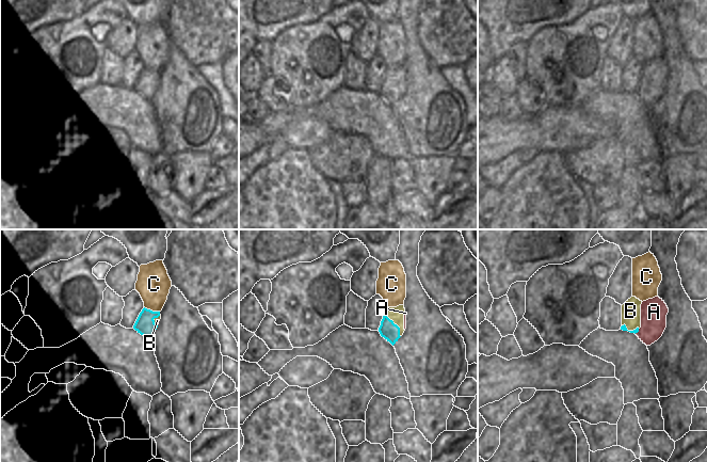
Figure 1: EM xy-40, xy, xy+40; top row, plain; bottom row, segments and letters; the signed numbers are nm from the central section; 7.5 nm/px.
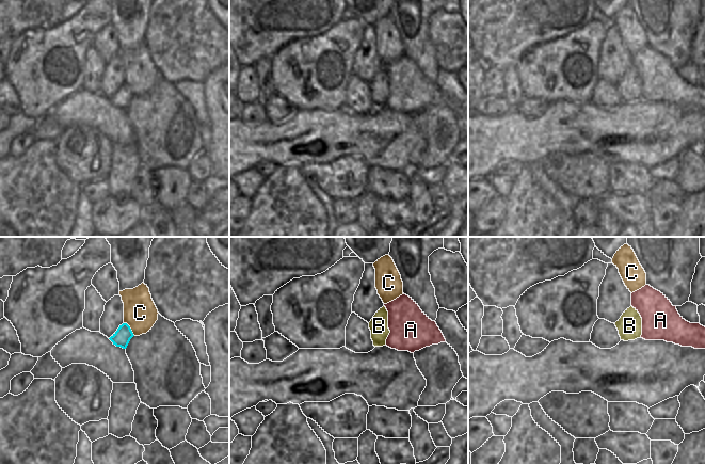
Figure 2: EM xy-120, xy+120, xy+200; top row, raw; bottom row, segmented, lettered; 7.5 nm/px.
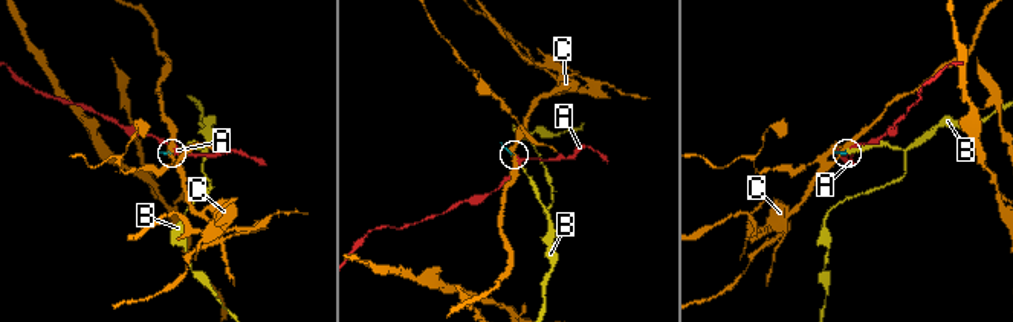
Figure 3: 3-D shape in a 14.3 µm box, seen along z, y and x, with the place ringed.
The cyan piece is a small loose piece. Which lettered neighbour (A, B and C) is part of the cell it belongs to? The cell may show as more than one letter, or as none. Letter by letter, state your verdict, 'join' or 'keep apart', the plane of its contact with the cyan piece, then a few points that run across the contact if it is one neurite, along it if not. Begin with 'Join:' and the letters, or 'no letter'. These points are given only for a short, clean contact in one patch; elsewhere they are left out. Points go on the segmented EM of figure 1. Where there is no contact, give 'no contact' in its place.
Join: A
A: join; meets cyan in xy+40; line xy+40 (623, 328), (637, 332), (653, 319), (654, 312)
B: keep apart; meets cyan in xy
C: keep apart; meets cyan in xy-40; line xy-40 (144, 306), (159, 312)

